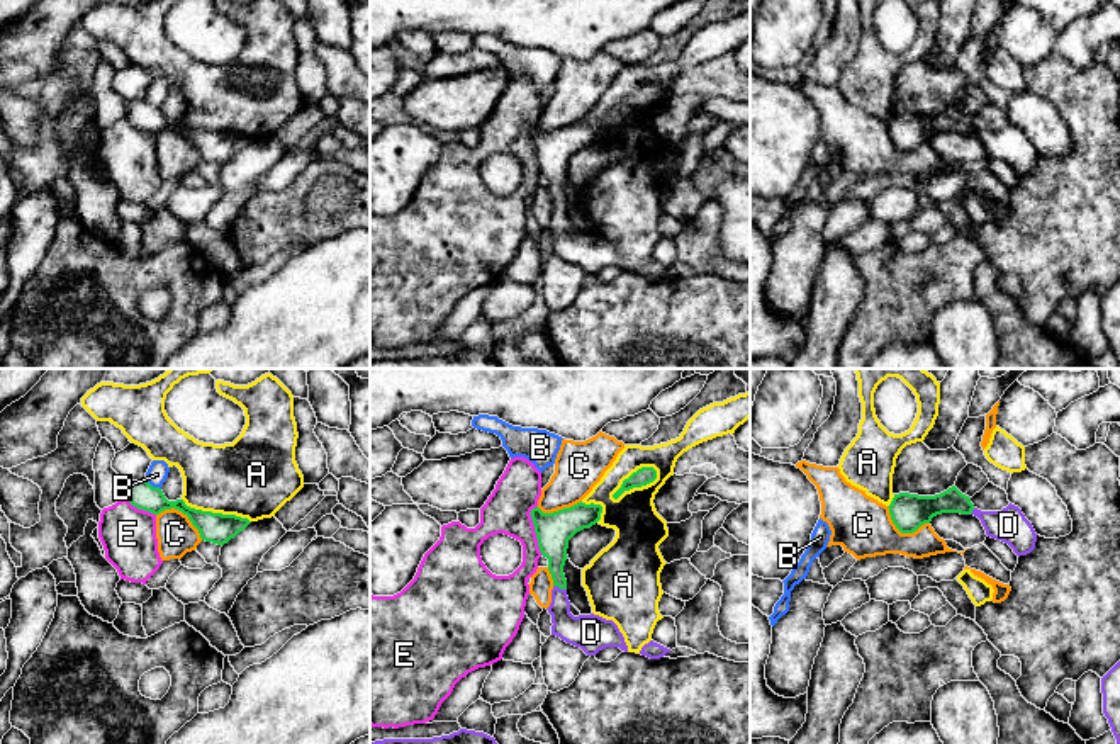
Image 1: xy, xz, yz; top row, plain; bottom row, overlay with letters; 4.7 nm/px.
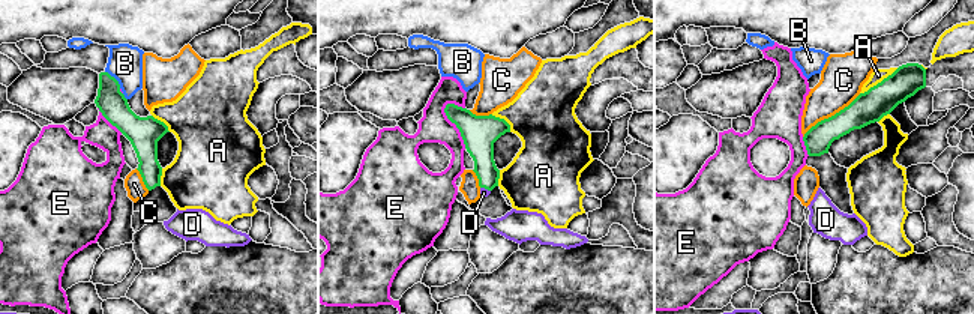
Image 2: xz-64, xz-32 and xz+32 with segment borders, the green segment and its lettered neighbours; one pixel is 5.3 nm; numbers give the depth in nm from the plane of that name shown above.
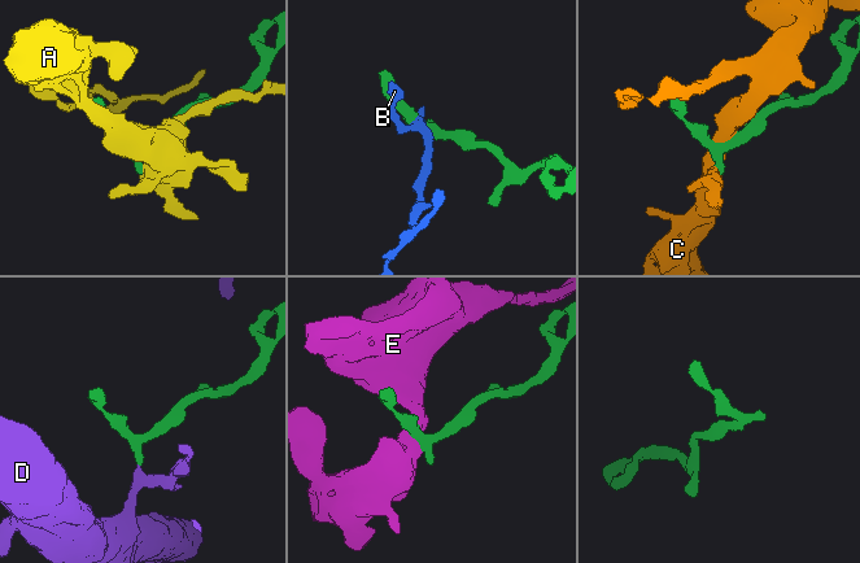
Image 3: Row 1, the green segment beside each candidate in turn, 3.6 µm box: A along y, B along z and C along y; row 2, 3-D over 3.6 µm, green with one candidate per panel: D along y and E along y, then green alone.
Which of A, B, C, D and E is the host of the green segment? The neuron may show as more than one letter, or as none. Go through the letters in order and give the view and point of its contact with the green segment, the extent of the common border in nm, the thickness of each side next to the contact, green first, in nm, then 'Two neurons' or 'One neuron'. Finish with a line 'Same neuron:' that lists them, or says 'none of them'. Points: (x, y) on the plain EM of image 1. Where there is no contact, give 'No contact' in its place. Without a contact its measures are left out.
A: Touches green at xz (637, 106). Shared border 260 nm. Thickness 90 nm (green) against 220 nm. Two neurons
B: Touches green at xy (151, 106). Shared border 100 nm. Thickness 130 nm (green) against 100 nm. Two neurons
C: Touches green at xy (184, 133). Shared border 260 nm. Thickness 150 nm (green) against 180 nm. Two neurons
D: Touches green at xz (560, 208). Shared border 70 nm. Thickness 150 nm (green) against 170 nm. One neuron
E: Touches green at xz (535, 150). Shared border 240 nm. Thickness 170 nm (green) against 220 nm. Two neurons
Same neuron: D

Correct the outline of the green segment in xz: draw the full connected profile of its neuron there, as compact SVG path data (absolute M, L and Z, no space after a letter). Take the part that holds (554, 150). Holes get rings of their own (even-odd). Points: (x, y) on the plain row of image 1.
M582 121L553 132L543 132L538 126L529 132L540 172L548 178L548 190L553 199L552 223L546 228L553 243L552 255L580 267L587 275L596 275L606 267L619 267L628 272L624 256L613 240L594 233L574 236L567 216L563 185L568 177L568 160L577 151L596 144L601 139L601 132L601 124L585 124Z

